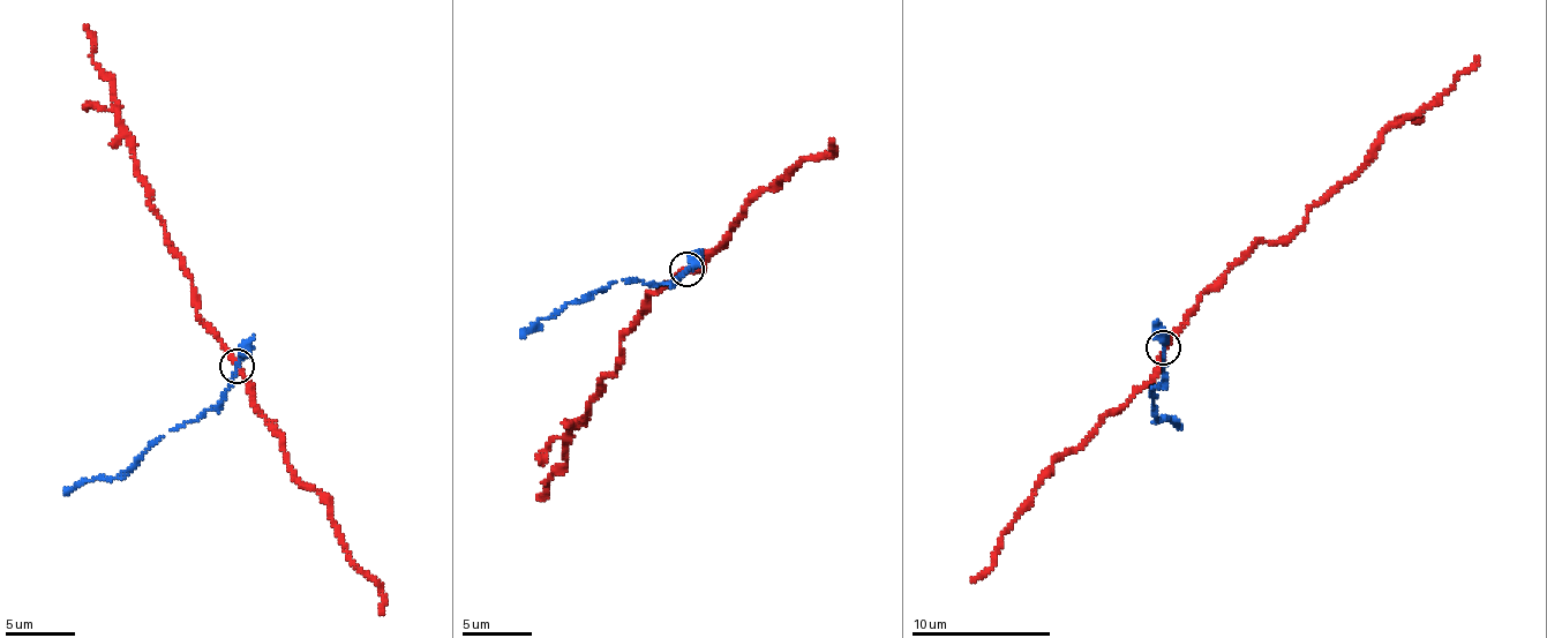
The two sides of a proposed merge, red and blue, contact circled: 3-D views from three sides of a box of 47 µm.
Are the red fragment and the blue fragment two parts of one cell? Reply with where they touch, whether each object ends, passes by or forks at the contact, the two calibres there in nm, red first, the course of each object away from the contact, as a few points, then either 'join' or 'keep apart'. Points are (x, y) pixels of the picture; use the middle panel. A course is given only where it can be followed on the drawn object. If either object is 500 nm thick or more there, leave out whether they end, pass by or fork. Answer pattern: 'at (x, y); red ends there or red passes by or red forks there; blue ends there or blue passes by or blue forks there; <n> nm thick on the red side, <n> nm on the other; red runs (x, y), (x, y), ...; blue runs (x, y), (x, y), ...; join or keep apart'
at (686, 269); red passes by; blue passes by; 260 nm thick on the red side, 190 nm on the other; red runs (686, 270), (646, 297), (620, 362), (568, 429), (567, 465), (537, 498); blue runs (686, 270), (683, 276), (667, 283), (623, 279), (538, 318), (522, 338); keep apart

